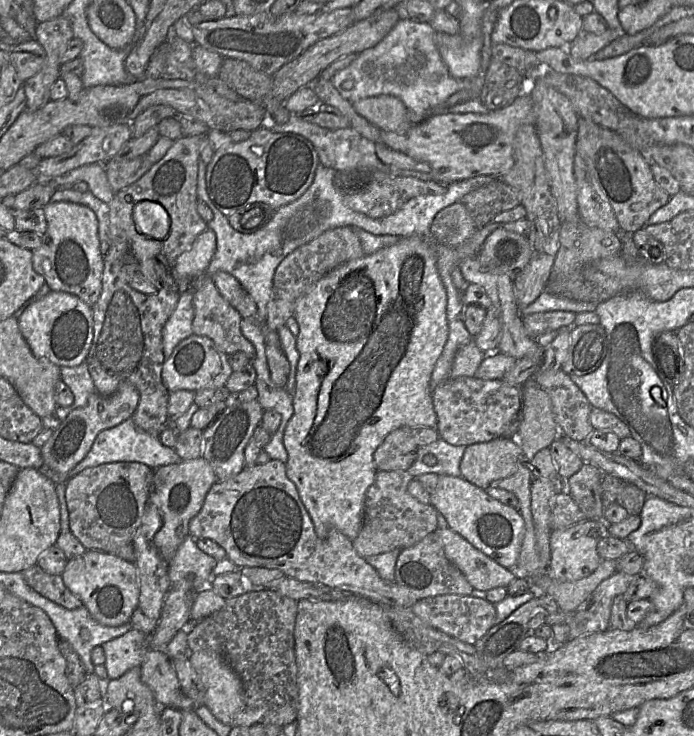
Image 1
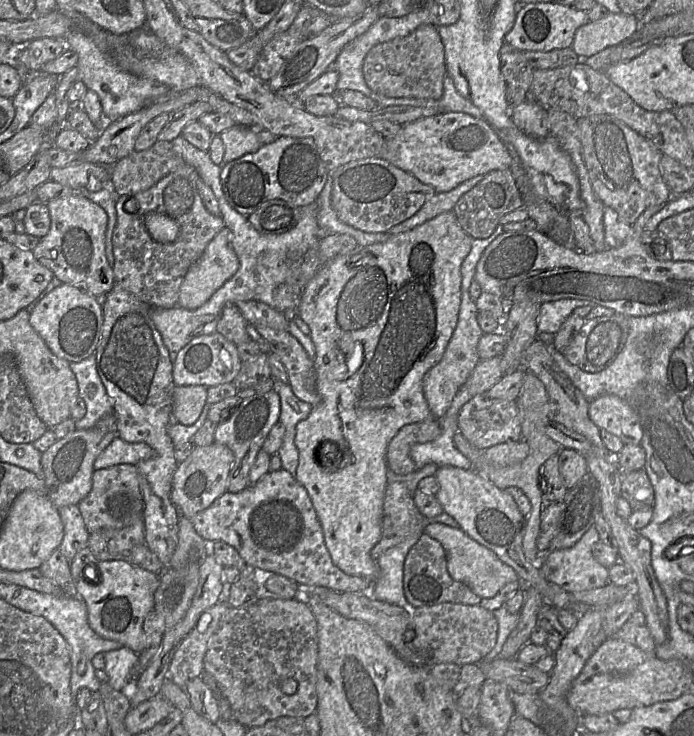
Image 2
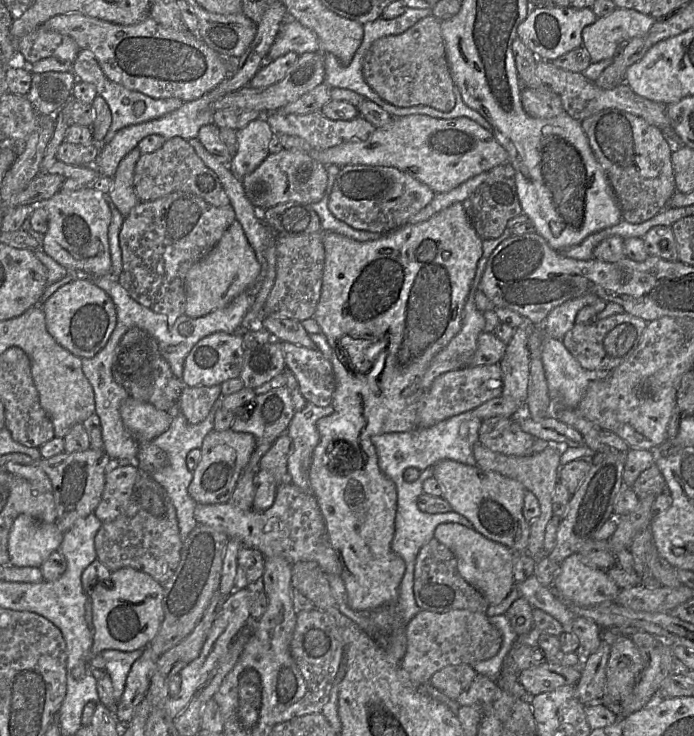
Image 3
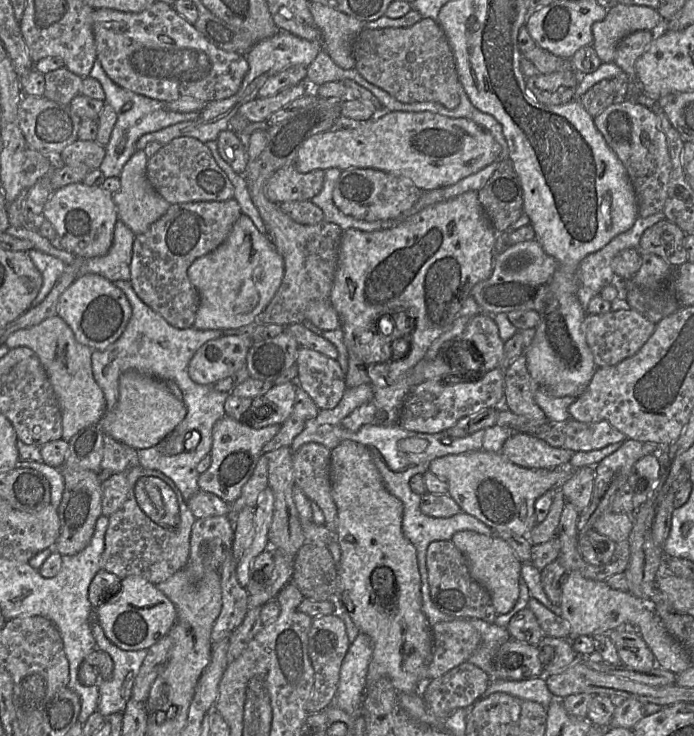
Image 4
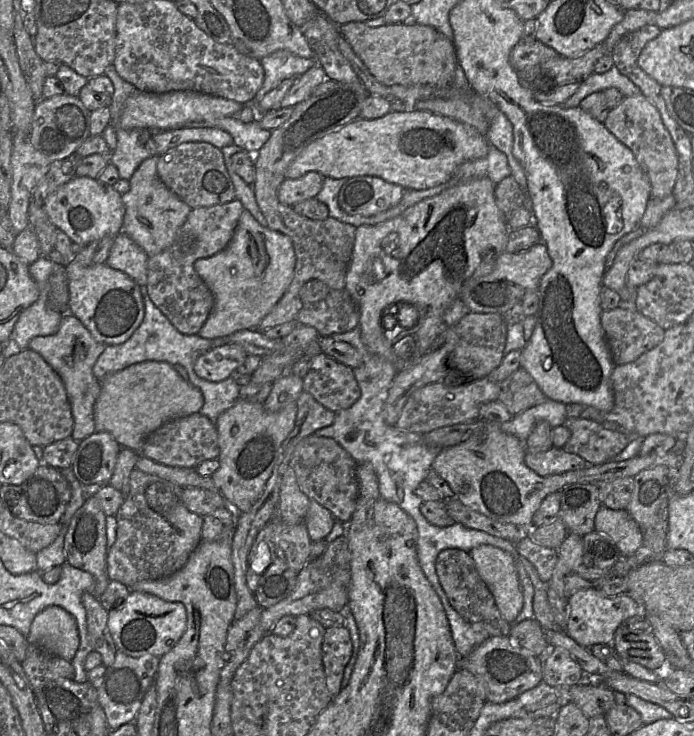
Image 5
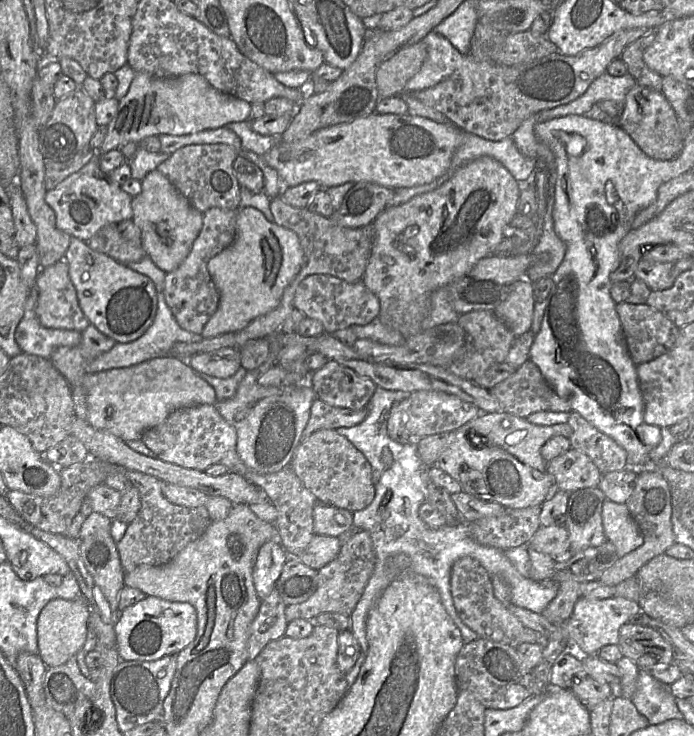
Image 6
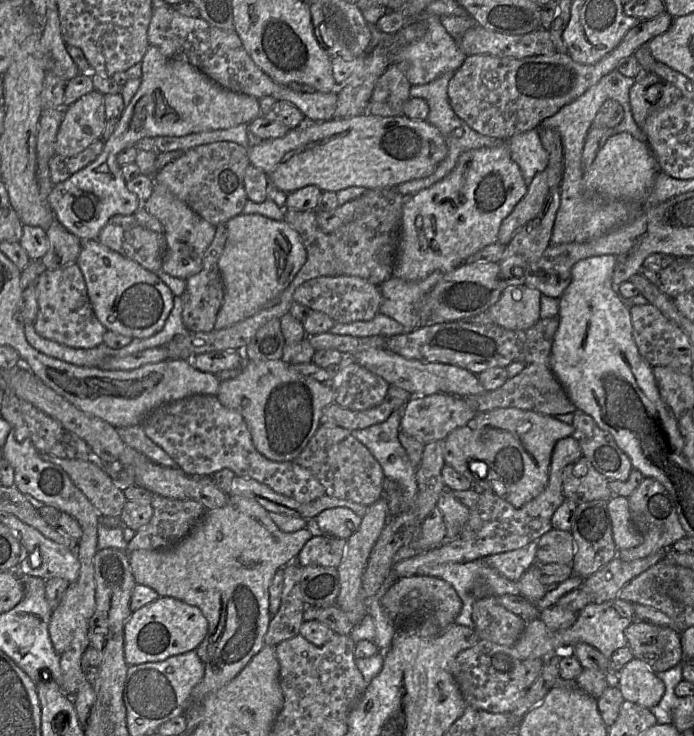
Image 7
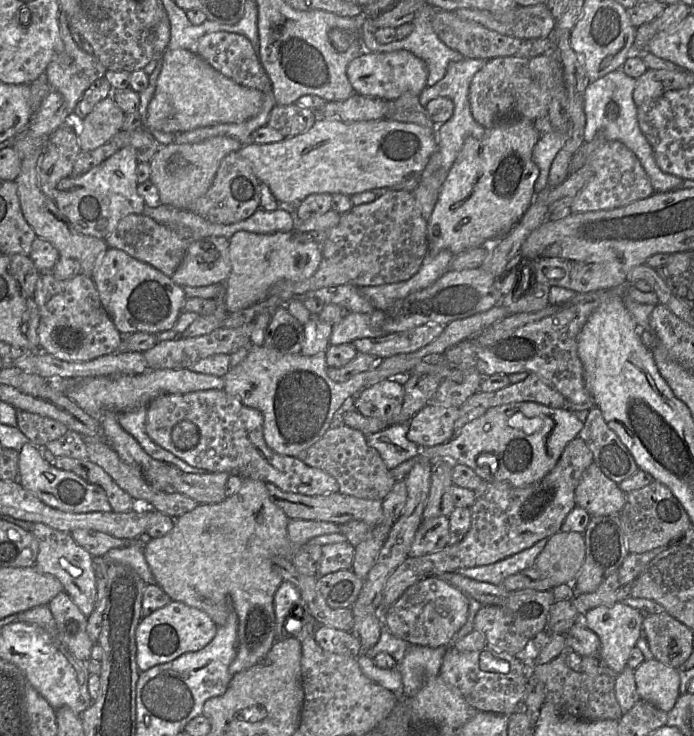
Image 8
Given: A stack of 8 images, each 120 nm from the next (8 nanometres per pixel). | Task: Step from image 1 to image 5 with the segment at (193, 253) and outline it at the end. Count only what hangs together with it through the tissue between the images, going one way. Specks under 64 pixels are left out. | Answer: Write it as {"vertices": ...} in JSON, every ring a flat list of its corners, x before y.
{"vertices":[[243,210,229,244,217,254,195,261,194,269,210,288,214,306,198,336,214,339,235,332,256,329,283,296,293,278,295,253,291,239,261,226]]}

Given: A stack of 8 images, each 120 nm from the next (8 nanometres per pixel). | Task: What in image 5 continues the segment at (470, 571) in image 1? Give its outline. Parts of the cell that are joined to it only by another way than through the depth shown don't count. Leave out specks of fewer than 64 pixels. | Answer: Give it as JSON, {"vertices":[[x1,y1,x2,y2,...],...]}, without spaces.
{"vertices":[[491,545,475,547,469,554,479,576,494,596,501,615,511,623,523,606,522,587,514,557]]}

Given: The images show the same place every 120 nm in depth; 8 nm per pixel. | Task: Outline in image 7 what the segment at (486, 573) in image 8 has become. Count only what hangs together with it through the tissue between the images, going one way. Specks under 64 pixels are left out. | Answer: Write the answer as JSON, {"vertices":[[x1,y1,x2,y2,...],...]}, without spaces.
{"vertices":[[533,541,513,551,484,557,481,561,507,579,517,582,536,563,536,550,537,541]]}

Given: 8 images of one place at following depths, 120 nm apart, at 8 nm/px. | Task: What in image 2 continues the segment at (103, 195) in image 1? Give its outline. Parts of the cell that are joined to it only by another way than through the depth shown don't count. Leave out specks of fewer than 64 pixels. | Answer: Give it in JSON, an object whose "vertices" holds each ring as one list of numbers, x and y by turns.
{"vertices":[[80,159,65,167,51,168,50,170,50,180,67,185,72,189,85,187,91,176,95,176,106,185,109,181,106,166,85,162]]}

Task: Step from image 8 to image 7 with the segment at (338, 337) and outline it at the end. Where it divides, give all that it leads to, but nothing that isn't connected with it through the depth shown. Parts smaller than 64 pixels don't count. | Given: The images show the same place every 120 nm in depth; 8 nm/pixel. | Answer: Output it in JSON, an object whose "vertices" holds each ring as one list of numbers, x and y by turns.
{"vertices":[[378,314,369,321,354,321,351,323,335,323,328,331,336,335,350,335,355,337,384,336,390,337,411,331,396,320]]}

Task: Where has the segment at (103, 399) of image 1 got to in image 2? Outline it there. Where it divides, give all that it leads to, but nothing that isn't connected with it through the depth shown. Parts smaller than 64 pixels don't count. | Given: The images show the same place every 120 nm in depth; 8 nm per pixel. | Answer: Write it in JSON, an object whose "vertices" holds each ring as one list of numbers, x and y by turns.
{"vertices":[[109,414,100,419,92,428,76,429,62,439,58,439,42,453,41,467,47,494,55,507,78,505,89,494,92,488,93,472,95,471,94,461,117,434,116,416]]}

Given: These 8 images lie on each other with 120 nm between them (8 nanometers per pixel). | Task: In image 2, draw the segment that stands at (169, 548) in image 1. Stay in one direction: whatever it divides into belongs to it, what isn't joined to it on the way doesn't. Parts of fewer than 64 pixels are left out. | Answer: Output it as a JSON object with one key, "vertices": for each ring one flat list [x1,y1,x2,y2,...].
{"vertices":[[213,442,207,446,194,447,192,453,183,462,178,463,173,475,170,498,179,514,192,519,227,492,233,460,232,450,225,445]]}

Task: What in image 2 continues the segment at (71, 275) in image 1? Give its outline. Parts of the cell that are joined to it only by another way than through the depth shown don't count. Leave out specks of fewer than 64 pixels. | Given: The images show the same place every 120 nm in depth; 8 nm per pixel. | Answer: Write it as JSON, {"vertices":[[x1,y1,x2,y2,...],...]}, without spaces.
{"vertices":[[74,194,50,200,46,205,50,214,50,229,32,249,34,257,62,283,103,298,116,283,113,268,105,254,106,211,88,198]]}

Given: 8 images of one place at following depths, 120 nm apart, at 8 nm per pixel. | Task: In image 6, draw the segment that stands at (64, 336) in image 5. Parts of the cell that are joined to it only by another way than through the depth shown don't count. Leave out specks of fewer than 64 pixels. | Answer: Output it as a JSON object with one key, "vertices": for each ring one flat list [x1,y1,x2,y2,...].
{"vertices":[[90,324,81,332,81,341,75,347,60,347,53,352,50,362,68,382,75,415,88,421,87,394,84,387,86,366,95,357,112,349,117,342]]}

